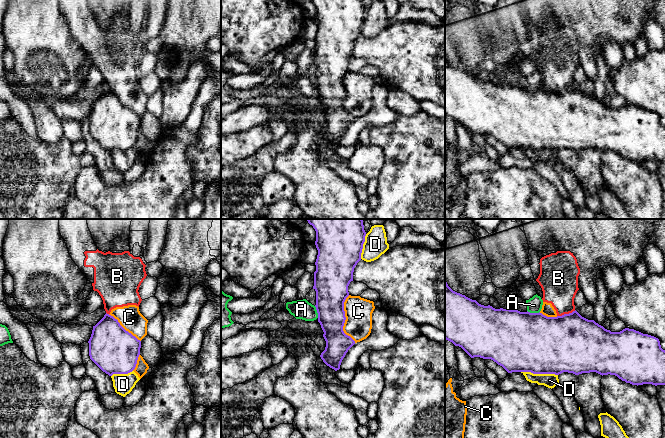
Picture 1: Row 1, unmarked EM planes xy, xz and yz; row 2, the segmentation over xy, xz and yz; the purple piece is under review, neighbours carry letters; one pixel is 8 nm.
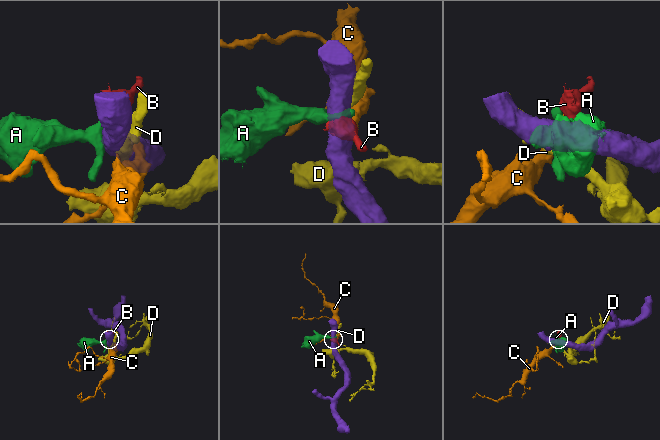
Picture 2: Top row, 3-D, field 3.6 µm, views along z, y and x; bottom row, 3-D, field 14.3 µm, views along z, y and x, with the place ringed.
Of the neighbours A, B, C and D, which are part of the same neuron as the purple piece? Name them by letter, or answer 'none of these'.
none of these

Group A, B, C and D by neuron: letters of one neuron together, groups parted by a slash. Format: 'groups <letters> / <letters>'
groups A / B C / D

